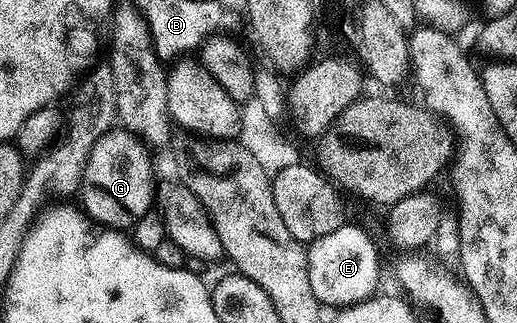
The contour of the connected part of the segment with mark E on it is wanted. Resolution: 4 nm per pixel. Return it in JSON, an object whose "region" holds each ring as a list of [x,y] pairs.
{"region":[[[352,223],[322,235],[322,239],[307,246],[310,288],[325,307],[347,307],[366,301],[377,292],[376,284],[380,281],[380,253],[372,242],[372,237],[364,229]]]}

